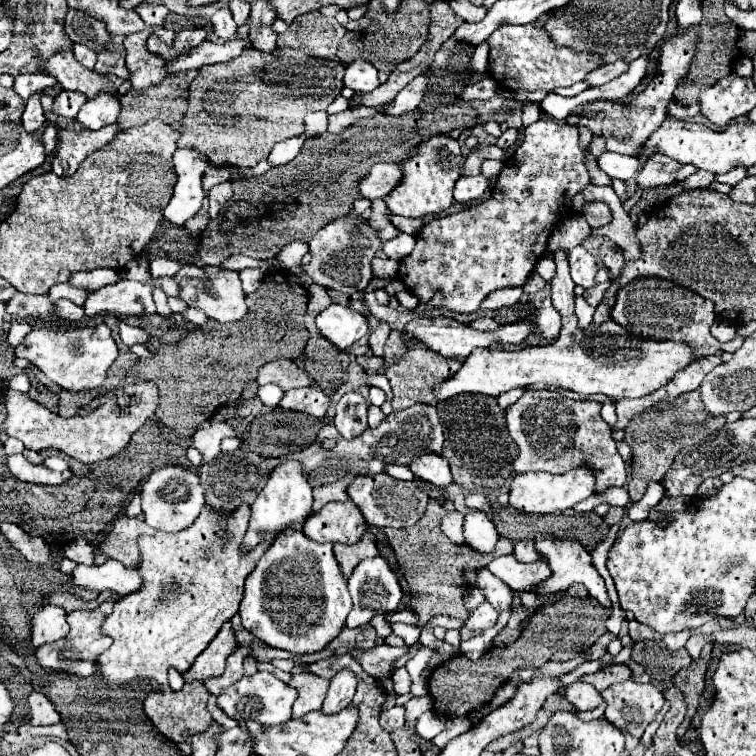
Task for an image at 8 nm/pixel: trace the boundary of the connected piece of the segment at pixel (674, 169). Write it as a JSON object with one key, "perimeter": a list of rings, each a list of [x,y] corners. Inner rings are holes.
{"perimeter":[[[655,154],[639,170],[637,184],[643,188],[655,188],[655,186],[677,182],[677,180],[685,180],[695,170],[697,168],[693,164],[679,164],[679,162],[671,160],[669,156]]]}

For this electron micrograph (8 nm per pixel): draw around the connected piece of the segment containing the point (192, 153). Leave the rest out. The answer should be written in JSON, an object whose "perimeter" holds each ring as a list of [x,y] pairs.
{"perimeter":[[[179,148],[173,156],[173,162],[175,162],[175,172],[177,172],[177,186],[163,214],[169,222],[183,226],[203,206],[201,176],[205,168],[209,166],[209,160],[205,158],[205,154],[197,150]]]}

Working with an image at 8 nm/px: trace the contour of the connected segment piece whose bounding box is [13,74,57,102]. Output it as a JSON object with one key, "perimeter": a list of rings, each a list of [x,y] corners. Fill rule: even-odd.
{"perimeter":[[[23,74],[23,76],[17,76],[15,78],[15,86],[13,90],[21,96],[23,102],[29,100],[31,94],[35,92],[41,92],[45,86],[55,86],[57,80],[53,76],[45,76],[45,74]]]}

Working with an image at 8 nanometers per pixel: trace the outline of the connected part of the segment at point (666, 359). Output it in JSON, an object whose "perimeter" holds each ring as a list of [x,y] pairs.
{"perimeter":[[[563,250],[555,252],[555,262],[557,274],[551,280],[551,300],[563,316],[561,338],[557,338],[557,342],[553,344],[531,346],[519,352],[489,348],[473,350],[461,370],[453,378],[445,380],[445,384],[437,386],[435,394],[439,396],[439,400],[447,400],[463,392],[483,392],[489,396],[499,396],[501,392],[525,388],[535,382],[569,388],[583,396],[605,394],[611,398],[641,398],[669,384],[679,370],[687,368],[695,360],[691,348],[685,342],[653,342],[647,338],[639,338],[627,332],[623,326],[617,326],[617,322],[613,320],[607,320],[601,326],[591,324],[587,330],[577,330],[577,316],[573,310],[575,284],[569,278],[569,266],[565,262]]]}

